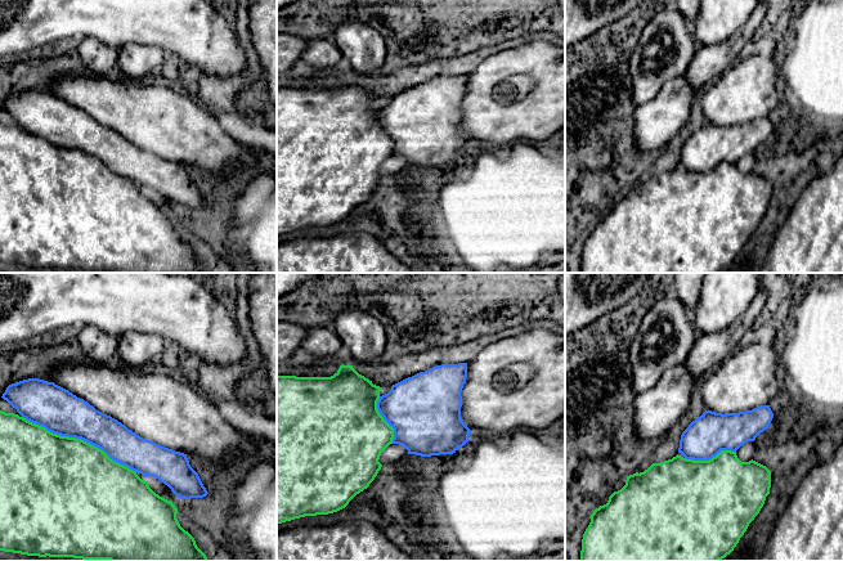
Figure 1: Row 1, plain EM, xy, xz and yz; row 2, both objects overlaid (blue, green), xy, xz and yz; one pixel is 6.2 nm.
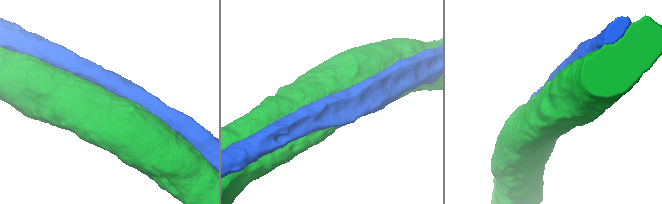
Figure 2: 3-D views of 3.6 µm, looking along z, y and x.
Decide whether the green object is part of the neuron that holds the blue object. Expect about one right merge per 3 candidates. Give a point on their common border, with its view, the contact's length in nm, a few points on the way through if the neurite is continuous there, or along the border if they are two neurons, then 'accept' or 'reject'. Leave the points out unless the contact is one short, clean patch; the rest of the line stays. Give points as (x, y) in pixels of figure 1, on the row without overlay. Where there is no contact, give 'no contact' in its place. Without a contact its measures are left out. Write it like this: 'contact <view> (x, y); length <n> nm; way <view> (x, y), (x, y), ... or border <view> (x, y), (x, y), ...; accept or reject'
contact xy (79, 149); length 800 nm; accept

